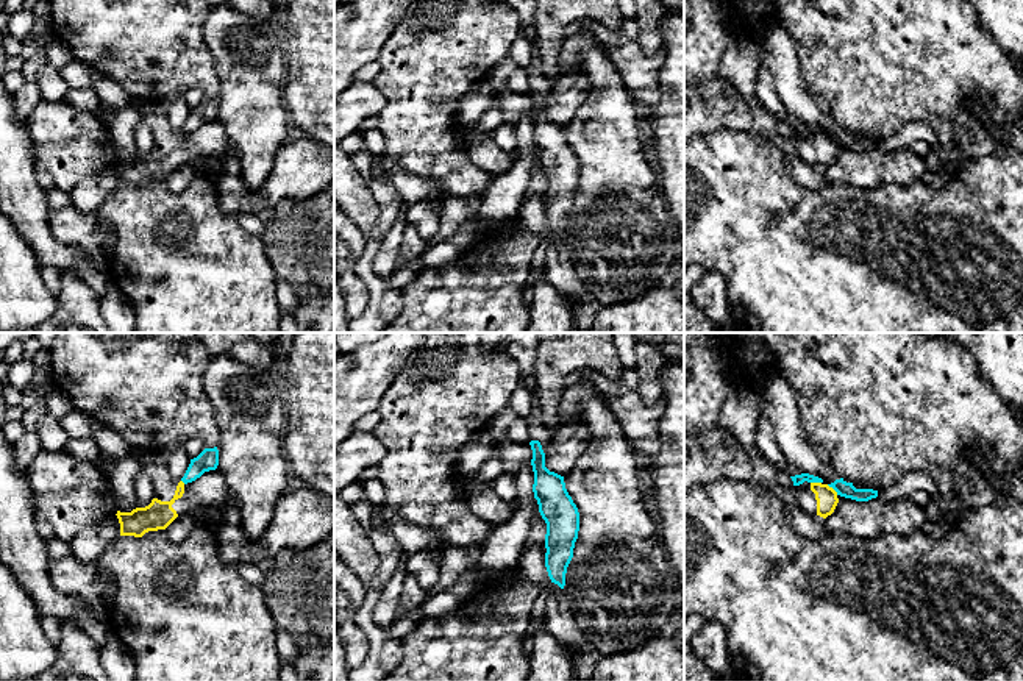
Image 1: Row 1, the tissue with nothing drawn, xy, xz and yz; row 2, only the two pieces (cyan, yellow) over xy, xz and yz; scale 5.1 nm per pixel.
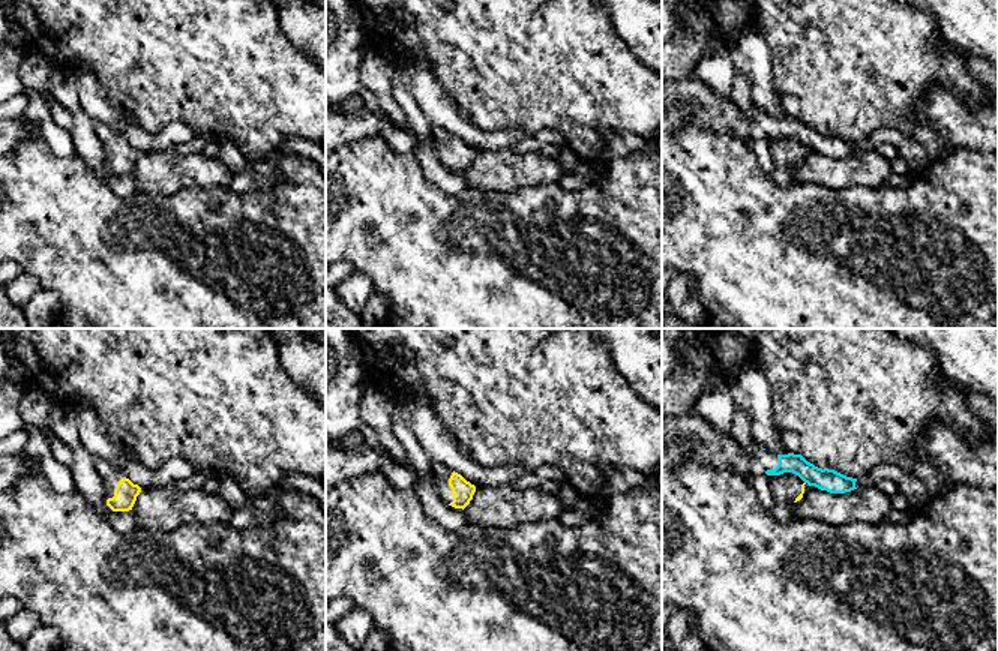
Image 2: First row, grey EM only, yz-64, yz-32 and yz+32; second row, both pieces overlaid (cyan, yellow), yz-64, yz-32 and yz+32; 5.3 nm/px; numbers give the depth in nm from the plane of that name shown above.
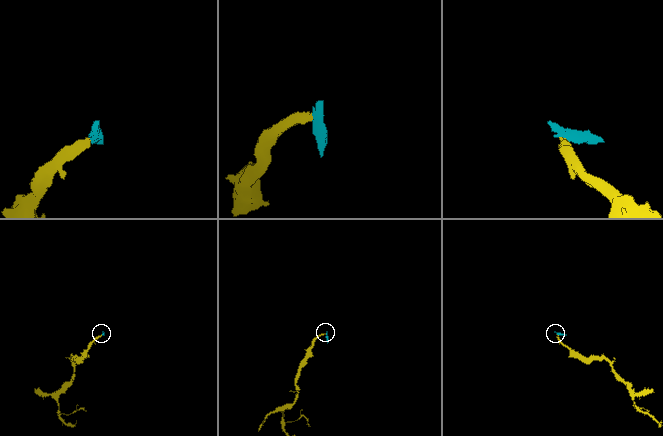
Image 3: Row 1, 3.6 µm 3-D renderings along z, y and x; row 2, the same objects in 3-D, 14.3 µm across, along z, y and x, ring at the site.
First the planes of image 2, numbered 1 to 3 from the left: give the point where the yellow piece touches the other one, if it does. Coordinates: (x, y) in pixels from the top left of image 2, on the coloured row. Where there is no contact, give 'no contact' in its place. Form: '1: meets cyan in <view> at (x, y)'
1: no contact
2: no contact
3: no contact

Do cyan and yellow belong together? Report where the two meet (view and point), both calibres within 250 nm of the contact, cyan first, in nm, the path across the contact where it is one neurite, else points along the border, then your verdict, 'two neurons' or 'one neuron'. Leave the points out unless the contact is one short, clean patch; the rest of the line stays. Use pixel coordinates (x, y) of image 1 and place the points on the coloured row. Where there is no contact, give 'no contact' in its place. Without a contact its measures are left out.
meets cyan in yz at (833, 488); 80 nm thick on the cyan side, 110 nm on the other; border along yz (826, 484), (837, 494); two neurons

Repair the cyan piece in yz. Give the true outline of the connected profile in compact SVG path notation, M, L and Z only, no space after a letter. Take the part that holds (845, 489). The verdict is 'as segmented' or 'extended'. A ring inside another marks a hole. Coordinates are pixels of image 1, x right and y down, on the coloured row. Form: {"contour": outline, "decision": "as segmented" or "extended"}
{"contour": "M843 478L836 480L834 483L828 484L828 486L832 487L837 492L837 495L845 497L845 498L851 498L856 501L868 501L868 500L878 497L878 490L856 489L853 486L853 483L847 483Z", "decision": "as segmented"}

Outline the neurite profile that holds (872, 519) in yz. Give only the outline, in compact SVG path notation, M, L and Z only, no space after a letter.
M840 497L834 512L825 519L828 533L839 533L857 539L878 539L886 534L909 536L928 523L925 508L909 498L884 501L872 498L856 501Z

